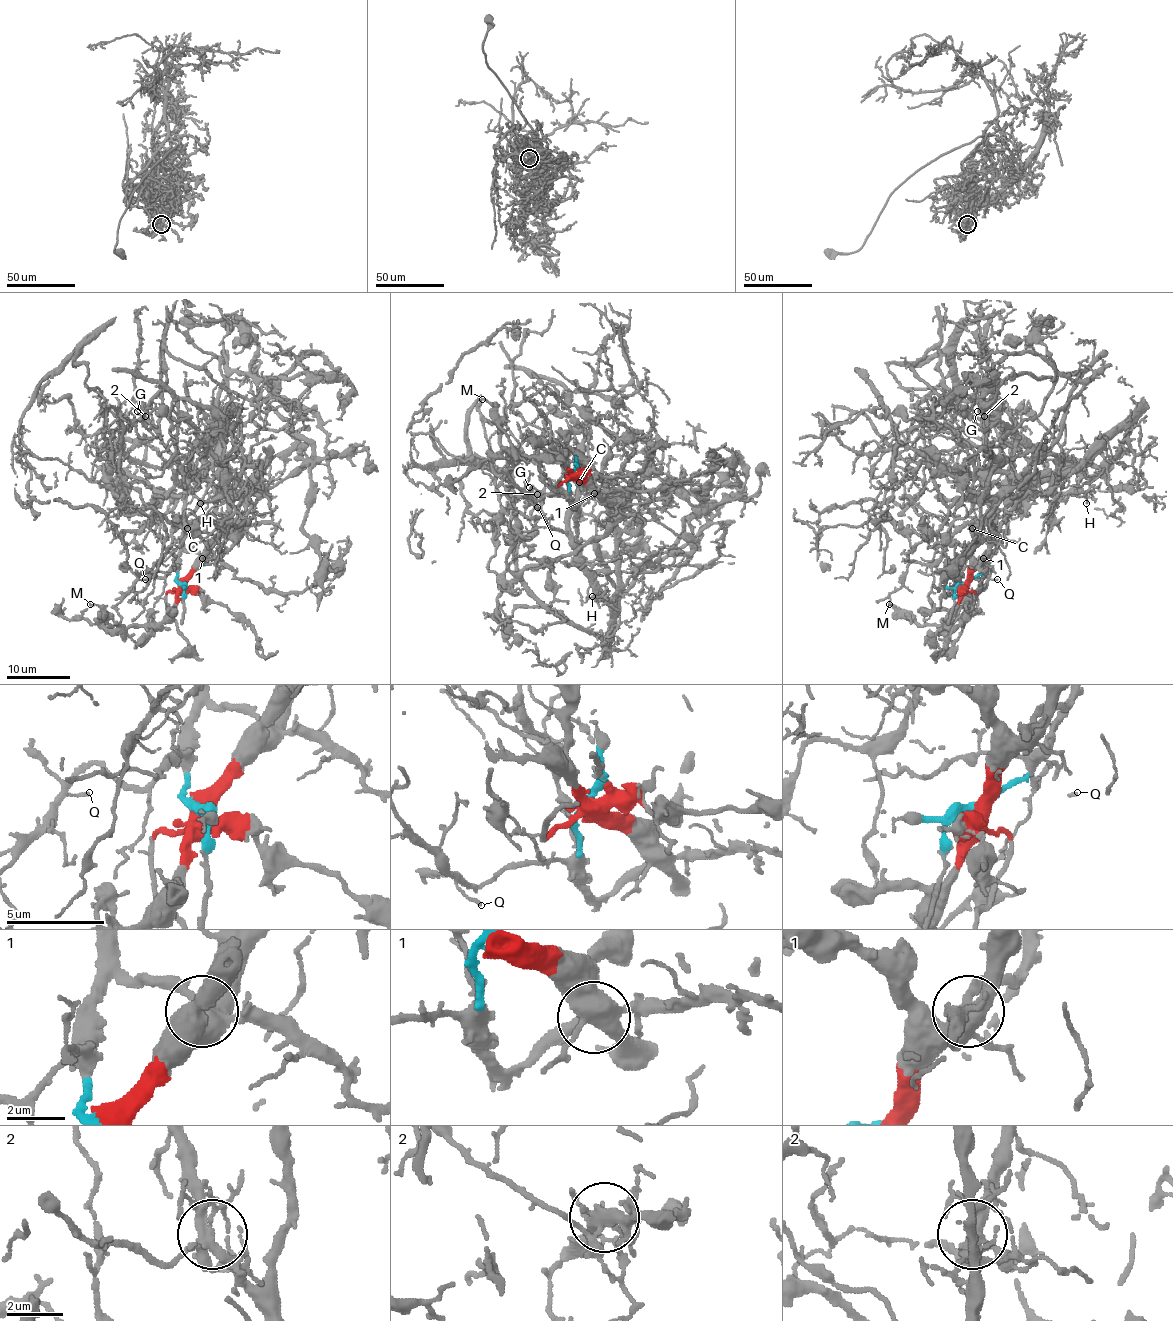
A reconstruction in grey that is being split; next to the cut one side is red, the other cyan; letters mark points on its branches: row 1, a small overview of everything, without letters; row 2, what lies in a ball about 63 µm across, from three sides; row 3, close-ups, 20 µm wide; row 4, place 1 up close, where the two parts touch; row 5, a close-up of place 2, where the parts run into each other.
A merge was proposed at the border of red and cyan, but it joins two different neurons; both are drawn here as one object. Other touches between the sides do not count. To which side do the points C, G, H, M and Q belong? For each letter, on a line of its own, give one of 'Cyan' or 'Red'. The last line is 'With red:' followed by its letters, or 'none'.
C: Red
G: Cyan
H: Cyan
M: Red
Q: Cyan
With red: C, M

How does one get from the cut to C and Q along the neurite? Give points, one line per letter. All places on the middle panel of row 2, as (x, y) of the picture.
C: (571, 475), (600, 499), (593, 500), (585, 496), (579, 481)
Q: (571, 475), (566, 492), (547, 494), (538, 500), (530, 500), (538, 507)

